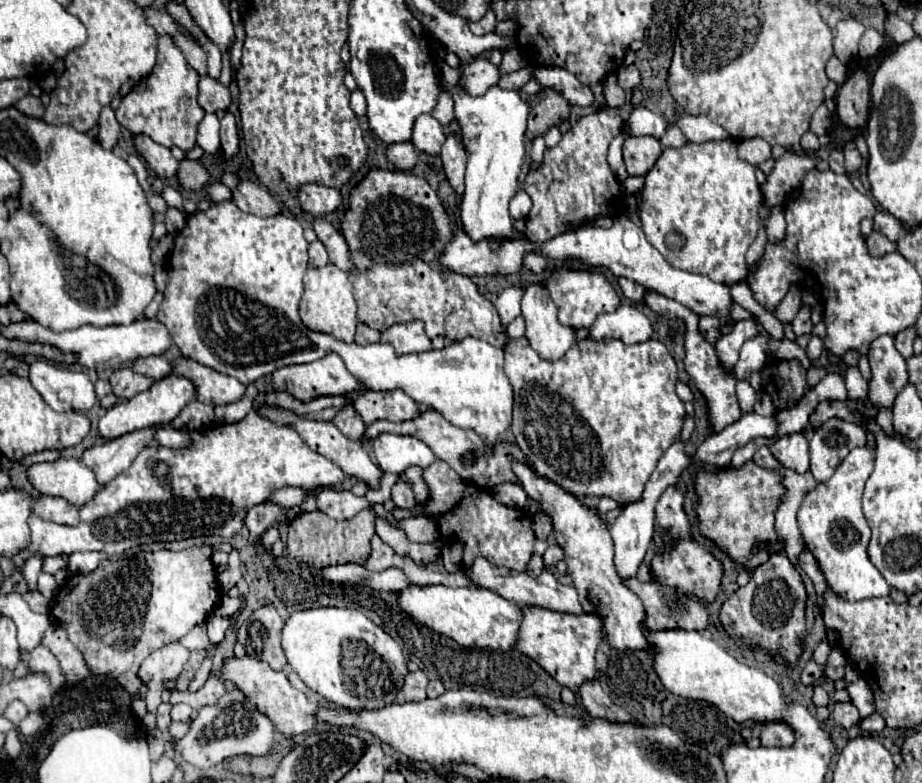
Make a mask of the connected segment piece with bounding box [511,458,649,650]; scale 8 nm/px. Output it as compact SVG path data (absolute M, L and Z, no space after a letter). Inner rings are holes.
M511 458L511 468L517 476L519 486L527 492L529 498L533 498L539 508L553 520L553 532L557 538L557 544L563 548L565 562L569 566L569 574L573 578L573 586L577 588L579 602L585 612L599 612L605 620L605 634L609 638L611 648L625 650L625 648L649 648L649 642L643 636L643 620L645 610L641 600L623 586L615 564L613 564L613 540L607 528L607 522L601 518L597 508L587 506L583 500L575 498L573 494L565 492L561 486L551 482L549 478L543 478L535 474L535 470L515 458Z

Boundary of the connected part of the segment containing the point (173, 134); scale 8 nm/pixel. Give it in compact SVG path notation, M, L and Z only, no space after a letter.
M171 36L157 38L157 64L153 72L143 78L133 90L121 100L115 110L117 120L131 134L147 134L161 146L177 146L189 152L197 146L197 126L205 116L205 110L197 104L199 74L187 64L183 50L175 46Z

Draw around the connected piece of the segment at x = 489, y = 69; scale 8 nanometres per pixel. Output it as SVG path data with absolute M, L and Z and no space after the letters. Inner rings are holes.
M475 58L471 64L463 68L461 76L463 76L463 88L471 96L481 96L499 82L499 68L493 66L487 58Z

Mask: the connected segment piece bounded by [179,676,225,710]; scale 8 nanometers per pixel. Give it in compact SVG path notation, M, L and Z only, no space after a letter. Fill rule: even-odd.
M209 676L209 680L205 682L205 686L201 690L197 690L195 694L179 694L179 702L187 702L191 704L195 710L215 704L221 696L225 694L225 682L217 676Z

